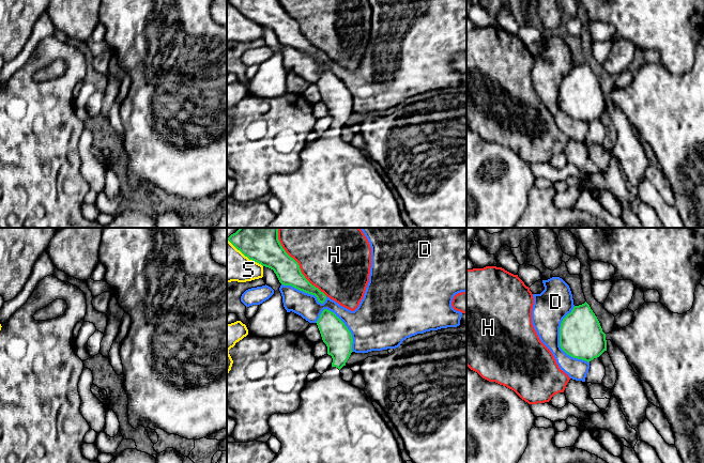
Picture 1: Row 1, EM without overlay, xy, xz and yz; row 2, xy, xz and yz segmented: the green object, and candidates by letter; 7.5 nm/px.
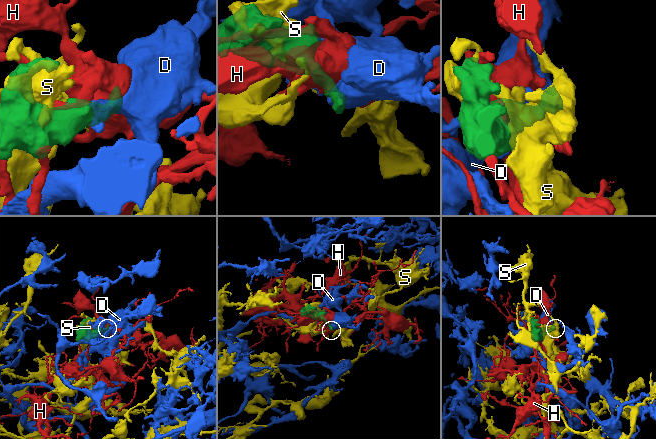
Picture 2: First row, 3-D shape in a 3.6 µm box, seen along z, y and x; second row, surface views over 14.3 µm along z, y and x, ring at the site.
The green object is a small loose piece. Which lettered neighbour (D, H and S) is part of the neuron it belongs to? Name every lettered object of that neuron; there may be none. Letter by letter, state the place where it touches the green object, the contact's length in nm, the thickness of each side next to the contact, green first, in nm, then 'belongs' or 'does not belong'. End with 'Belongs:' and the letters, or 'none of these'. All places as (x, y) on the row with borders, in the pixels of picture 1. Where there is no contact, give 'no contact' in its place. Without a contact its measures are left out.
D: yz (560, 341) | 440 nm | 320/240 nm | does not belong
H: xz (297, 263) | 650 nm | 220/500 nm | does not belong
S: xz (245, 256) | 340 nm | 320/260 nm | does not belong
Belongs: none of these

